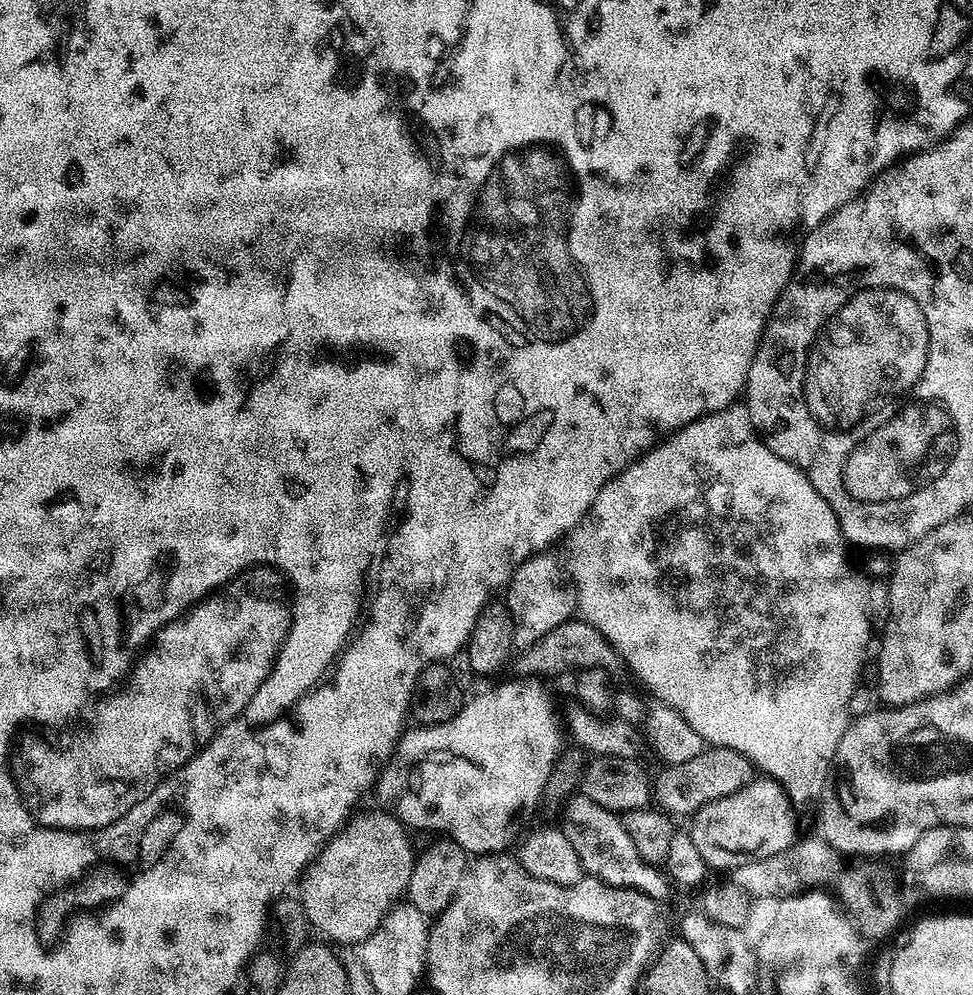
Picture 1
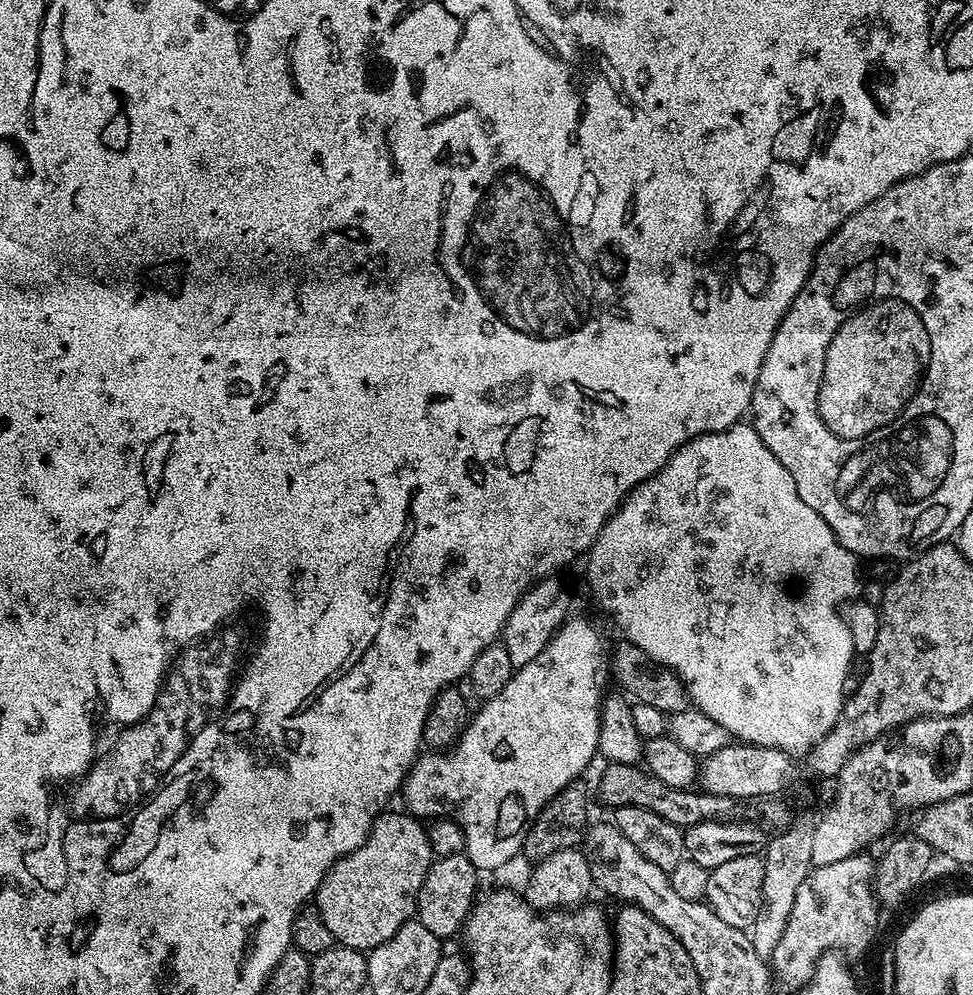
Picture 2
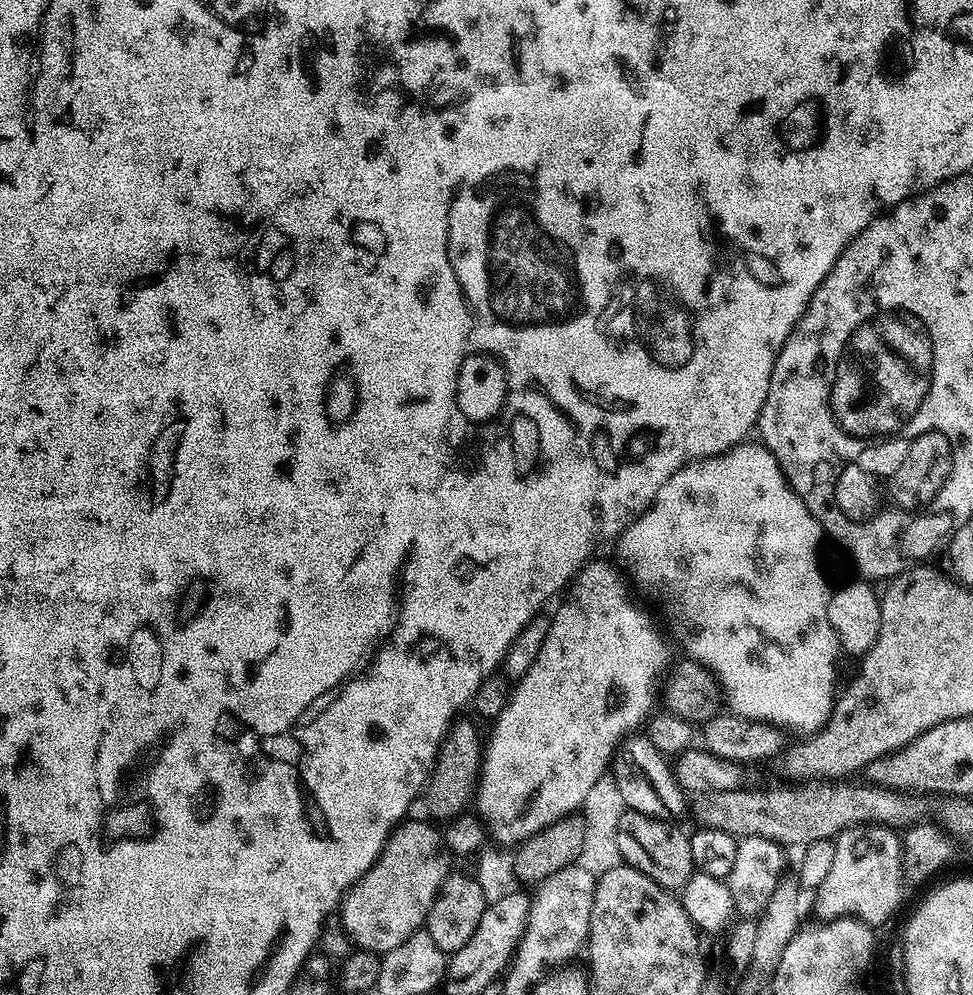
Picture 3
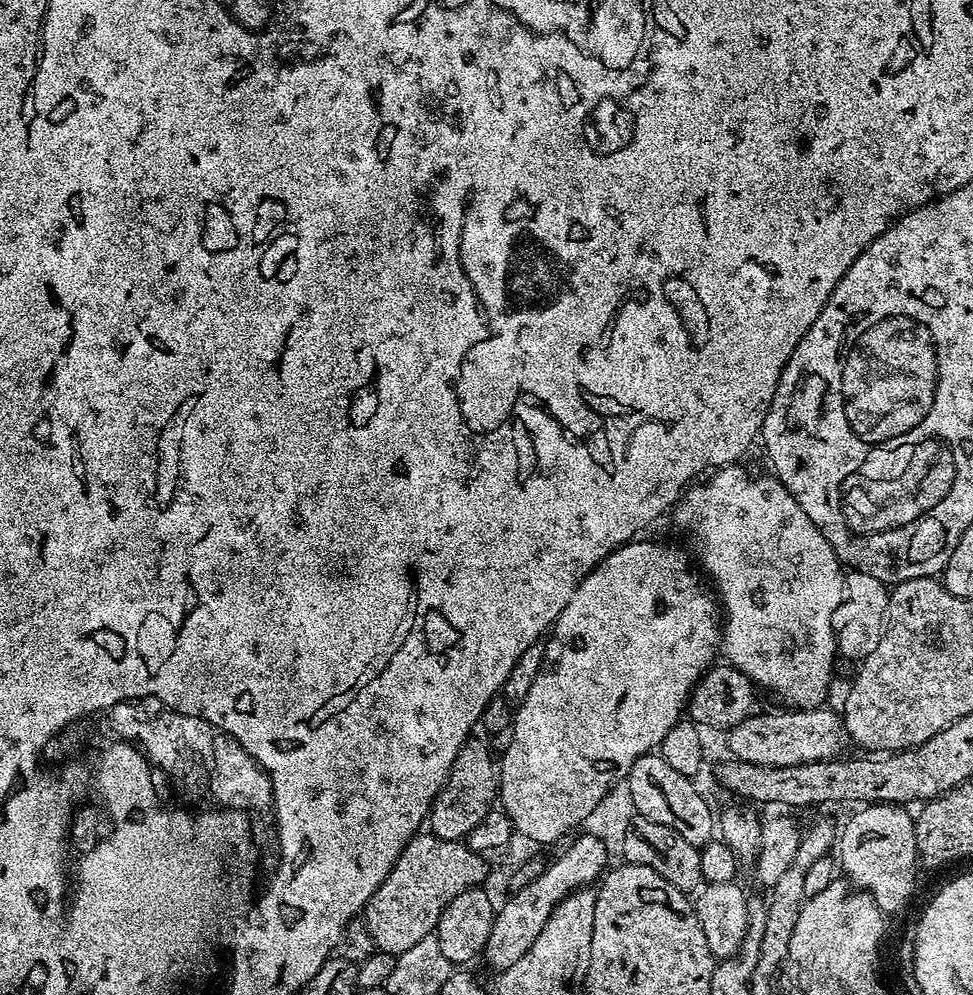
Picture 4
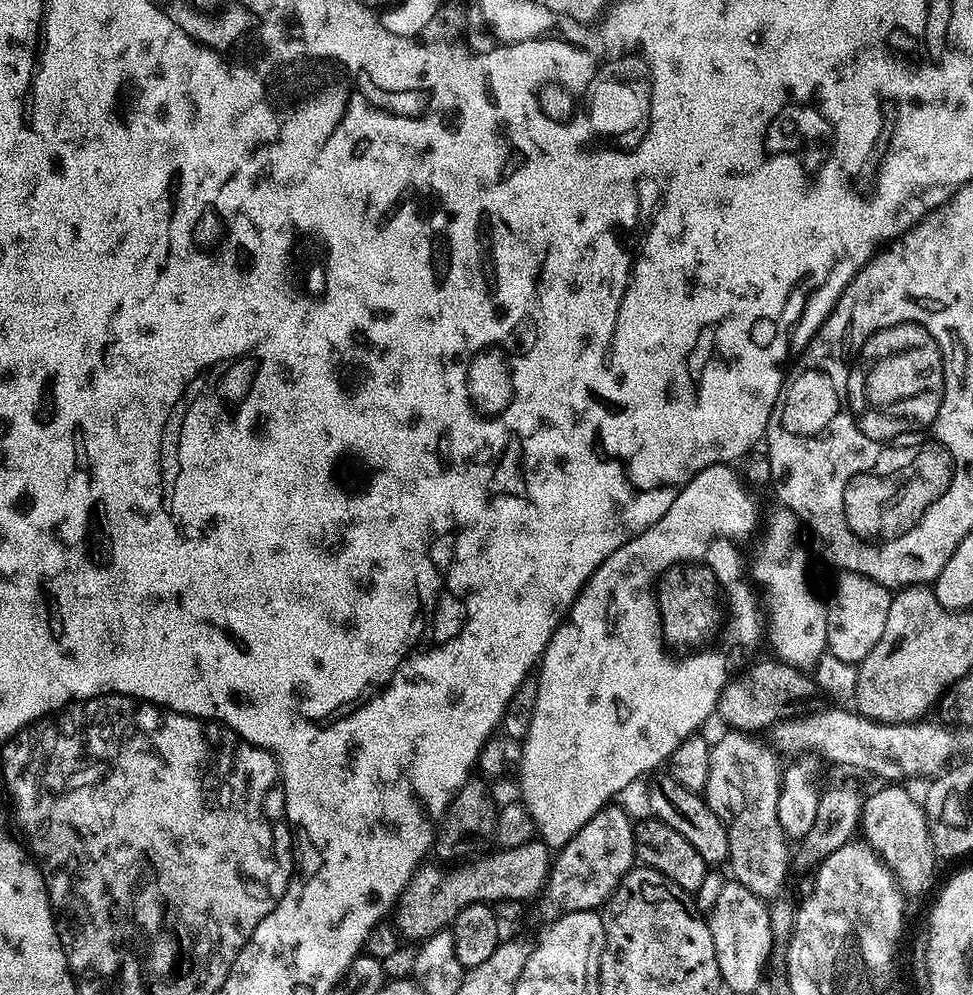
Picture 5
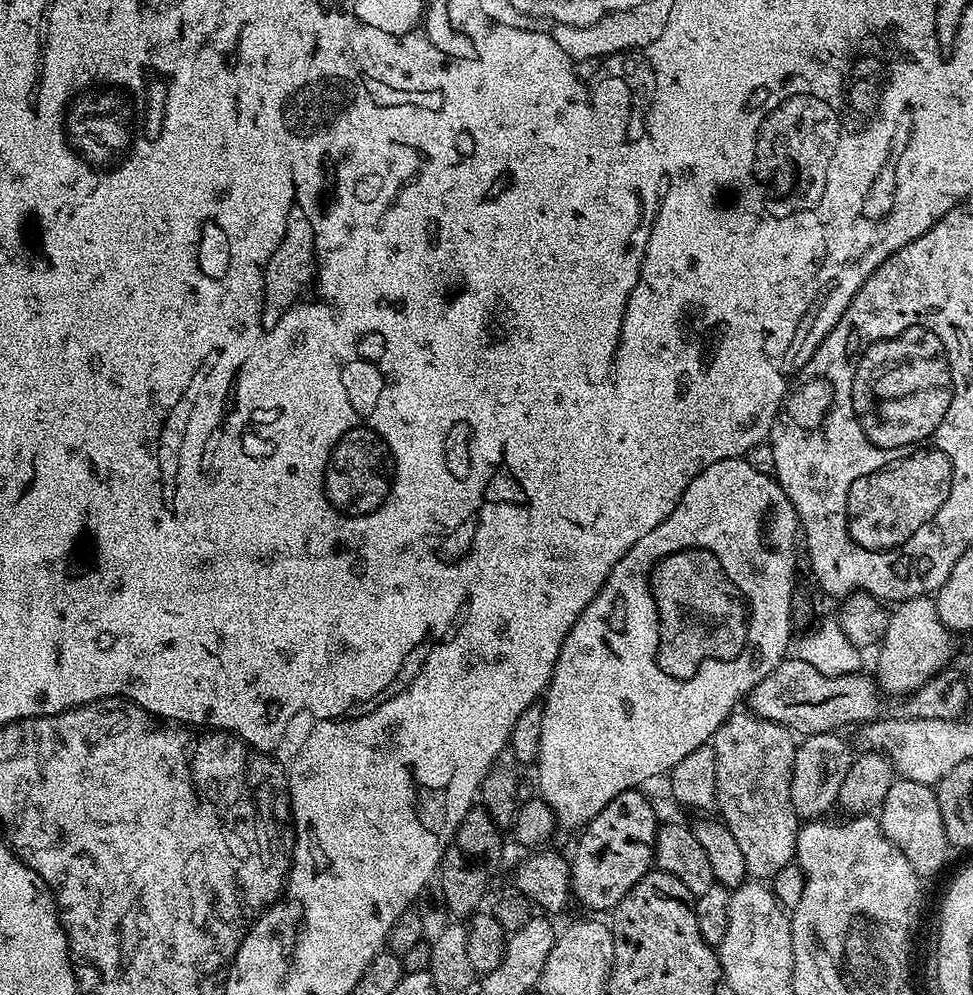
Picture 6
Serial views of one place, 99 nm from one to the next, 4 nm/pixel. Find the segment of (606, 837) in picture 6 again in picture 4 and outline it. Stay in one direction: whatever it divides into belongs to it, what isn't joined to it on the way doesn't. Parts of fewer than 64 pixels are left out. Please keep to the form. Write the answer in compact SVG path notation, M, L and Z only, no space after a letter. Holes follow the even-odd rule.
M581 835L552 865L548 864L536 880L517 892L512 892L501 908L499 905L492 918L490 938L482 953L482 960L493 968L493 973L499 974L514 966L514 962L518 962L518 958L522 958L522 954L526 954L530 946L534 946L538 934L542 934L542 926L546 926L550 914L564 901L564 897L577 888L595 885L603 877L609 863L607 860L610 860L608 849L598 837Z

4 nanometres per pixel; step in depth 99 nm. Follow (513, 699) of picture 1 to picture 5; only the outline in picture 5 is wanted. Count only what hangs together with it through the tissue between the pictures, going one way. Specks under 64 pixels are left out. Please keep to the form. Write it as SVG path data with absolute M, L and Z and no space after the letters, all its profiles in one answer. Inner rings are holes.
M715 464L714 466L706 466L706 470L702 470L697 474L687 486L677 492L674 502L670 506L670 510L666 510L666 514L662 514L662 518L658 518L658 522L654 522L654 526L650 526L642 534L638 534L630 542L623 544L618 550L614 550L614 554L610 554L610 558L606 558L606 562L602 562L602 566L598 566L594 570L594 574L584 584L584 588L578 594L578 598L572 604L572 608L565 616L561 624L554 630L554 634L550 638L550 642L546 646L543 656L540 657L538 665L538 702L534 702L534 718L530 718L530 730L526 734L526 738L522 741L524 748L520 752L520 796L524 808L529 812L530 818L535 824L535 831L538 833L539 839L548 845L549 849L559 850L566 846L566 842L570 842L570 838L574 838L574 834L578 834L578 830L582 830L582 826L586 826L586 822L590 822L590 818L594 818L606 806L611 805L616 799L616 795L624 786L647 777L647 772L655 773L660 763L671 761L672 755L680 743L690 739L691 736L697 735L701 731L703 724L707 722L716 712L716 703L720 700L720 695L725 684L730 679L730 674L736 674L741 671L753 659L752 655L756 652L756 647L762 644L762 612L758 607L758 596L754 591L753 585L746 579L746 568L740 565L740 552L736 549L734 539L742 535L752 524L752 520L756 516L756 504L748 497L748 492L744 489L742 481L736 477L735 467L726 464Z

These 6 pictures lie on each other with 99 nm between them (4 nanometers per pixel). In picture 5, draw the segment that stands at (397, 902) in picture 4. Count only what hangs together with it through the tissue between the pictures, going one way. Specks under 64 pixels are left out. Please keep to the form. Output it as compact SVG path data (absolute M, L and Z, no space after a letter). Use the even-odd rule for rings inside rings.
M533 838L517 848L495 851L489 851L483 858L460 862L455 866L421 863L420 867L412 873L410 882L405 886L395 905L394 927L397 933L403 939L404 936L408 939L405 941L423 942L434 934L445 931L455 922L456 915L471 904L495 905L502 900L528 902L531 896L532 899L539 897L544 891L544 883L548 881L550 867L548 845L539 838Z

